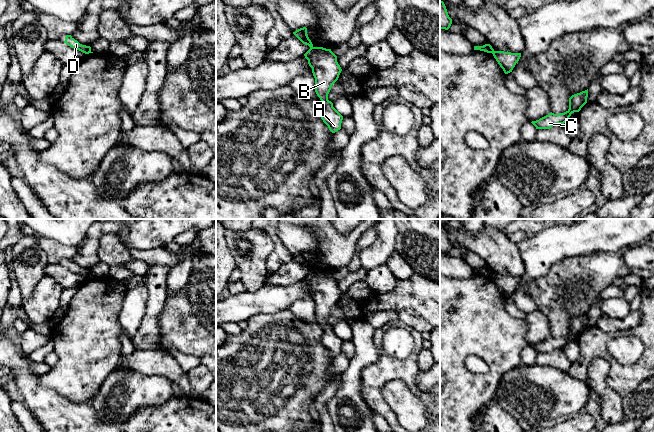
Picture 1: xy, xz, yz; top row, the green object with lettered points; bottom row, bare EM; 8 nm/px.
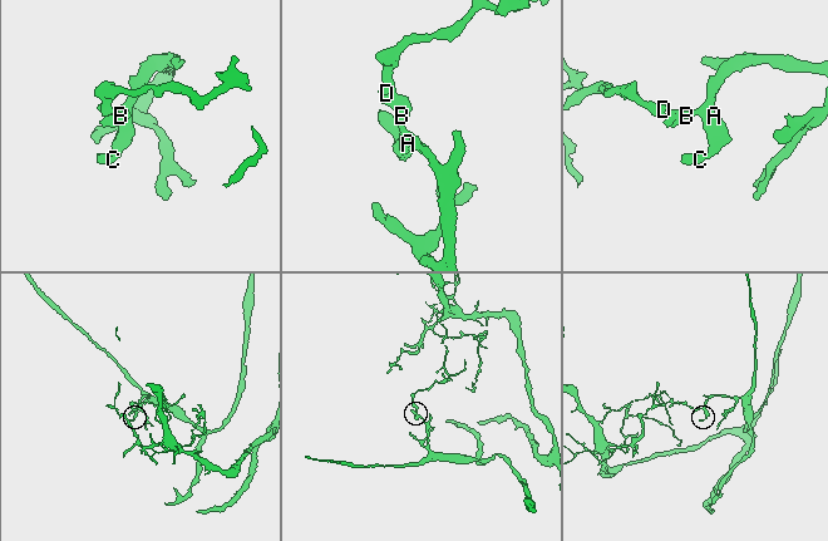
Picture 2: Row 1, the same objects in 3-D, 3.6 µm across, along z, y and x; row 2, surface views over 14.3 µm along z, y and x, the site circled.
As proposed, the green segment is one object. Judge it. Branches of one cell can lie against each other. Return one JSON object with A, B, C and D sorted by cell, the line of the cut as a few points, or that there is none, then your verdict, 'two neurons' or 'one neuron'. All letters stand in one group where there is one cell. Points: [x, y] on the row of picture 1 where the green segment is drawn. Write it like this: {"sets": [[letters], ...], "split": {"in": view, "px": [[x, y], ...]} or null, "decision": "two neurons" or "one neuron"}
{"sets": [["A", "B", "C"], ["D"]], "split": {"in": "xz", "px": [[313, 47], [310, 49]]}, "decision": "two neurons"}

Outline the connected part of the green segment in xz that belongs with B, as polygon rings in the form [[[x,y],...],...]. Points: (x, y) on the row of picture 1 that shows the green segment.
[[[313,47],[305,54],[309,66],[315,78],[315,92],[323,103],[321,119],[332,133],[341,129],[343,116],[333,107],[328,100],[328,94],[332,85],[338,80],[342,71],[337,62],[337,56],[323,47]]]

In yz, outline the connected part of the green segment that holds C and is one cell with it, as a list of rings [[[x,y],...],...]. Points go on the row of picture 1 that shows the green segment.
[[[588,89],[580,93],[574,94],[569,98],[569,109],[560,114],[549,113],[539,120],[531,123],[536,129],[549,129],[557,124],[564,124],[572,113],[579,112],[581,108],[587,103]]]

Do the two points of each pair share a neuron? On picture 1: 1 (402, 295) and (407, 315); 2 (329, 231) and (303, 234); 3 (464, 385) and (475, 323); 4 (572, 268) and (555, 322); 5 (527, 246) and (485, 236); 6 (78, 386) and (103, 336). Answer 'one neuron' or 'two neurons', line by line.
1: two neurons
2: two neurons
3: one neuron
4: one neuron
5: two neurons
6: one neuron

